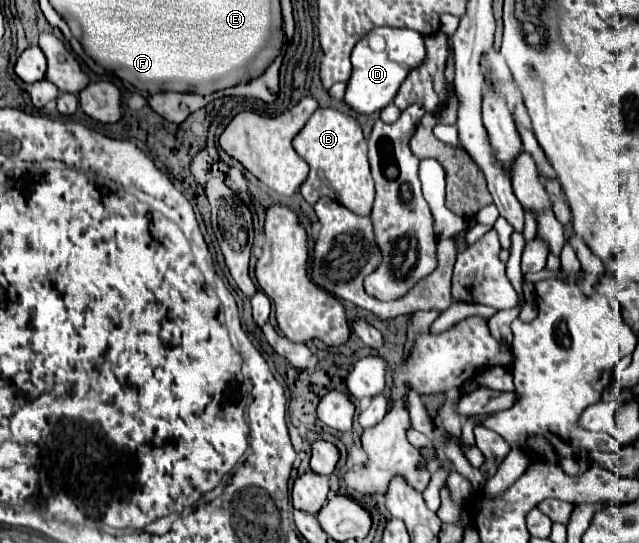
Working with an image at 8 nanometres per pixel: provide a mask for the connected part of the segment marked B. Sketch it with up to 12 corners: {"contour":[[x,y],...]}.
{"contour":[[316,109],[294,137],[314,205],[332,197],[356,215],[374,205],[360,125]]}

